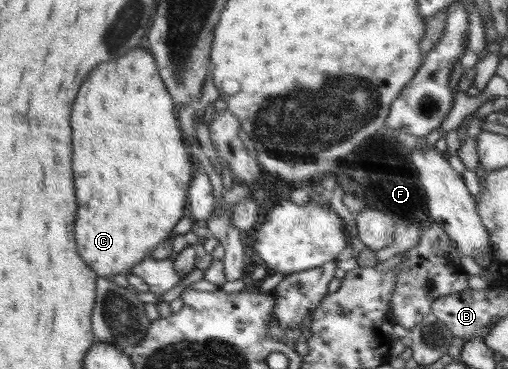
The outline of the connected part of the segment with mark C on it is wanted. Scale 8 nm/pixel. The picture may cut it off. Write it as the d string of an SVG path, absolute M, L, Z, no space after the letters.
M145 44L129 50L119 59L97 65L89 73L75 97L71 127L75 195L79 203L75 221L77 251L97 277L112 278L114 274L127 277L133 265L151 257L151 250L159 243L167 242L172 228L183 217L196 168L174 104L159 75L155 58Z

